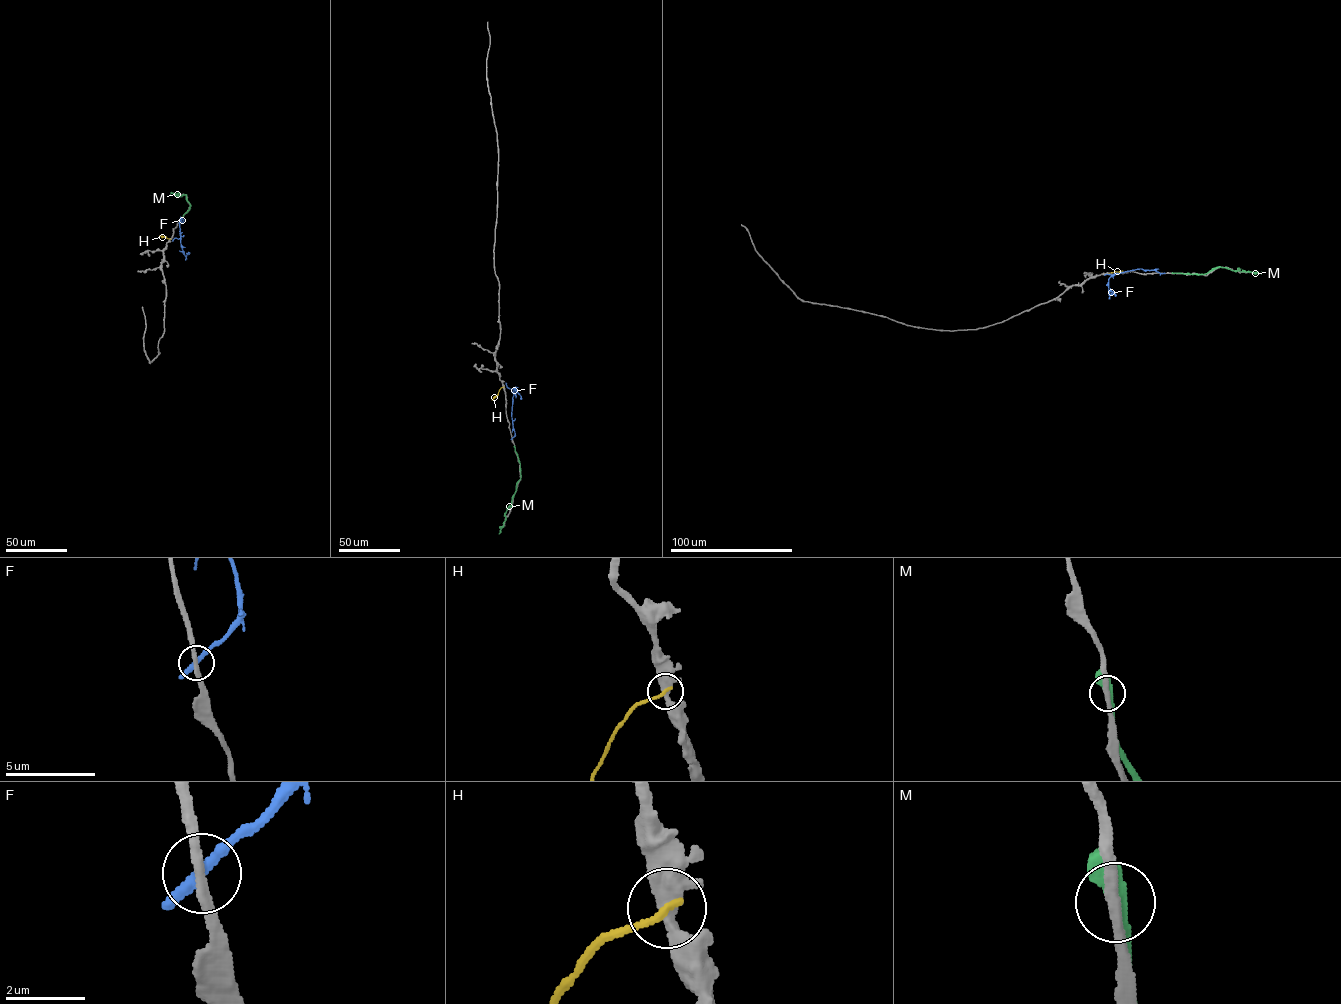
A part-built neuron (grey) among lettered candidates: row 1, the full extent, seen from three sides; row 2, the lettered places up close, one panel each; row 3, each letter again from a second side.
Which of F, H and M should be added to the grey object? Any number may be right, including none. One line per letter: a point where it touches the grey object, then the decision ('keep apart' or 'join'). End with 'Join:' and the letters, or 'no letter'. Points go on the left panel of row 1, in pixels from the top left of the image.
F: meets grey at (180, 219); keep apart
H: meets grey at (170, 238); keep apart
M: meets grey at (183, 215); keep apart
Join: no letter

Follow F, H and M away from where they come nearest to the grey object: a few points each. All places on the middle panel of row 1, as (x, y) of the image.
F: (512, 438), (515, 433), (511, 415), (513, 387), (520, 398)
H: (503, 387), (492, 399)
M: (514, 447), (521, 477), (499, 533)

